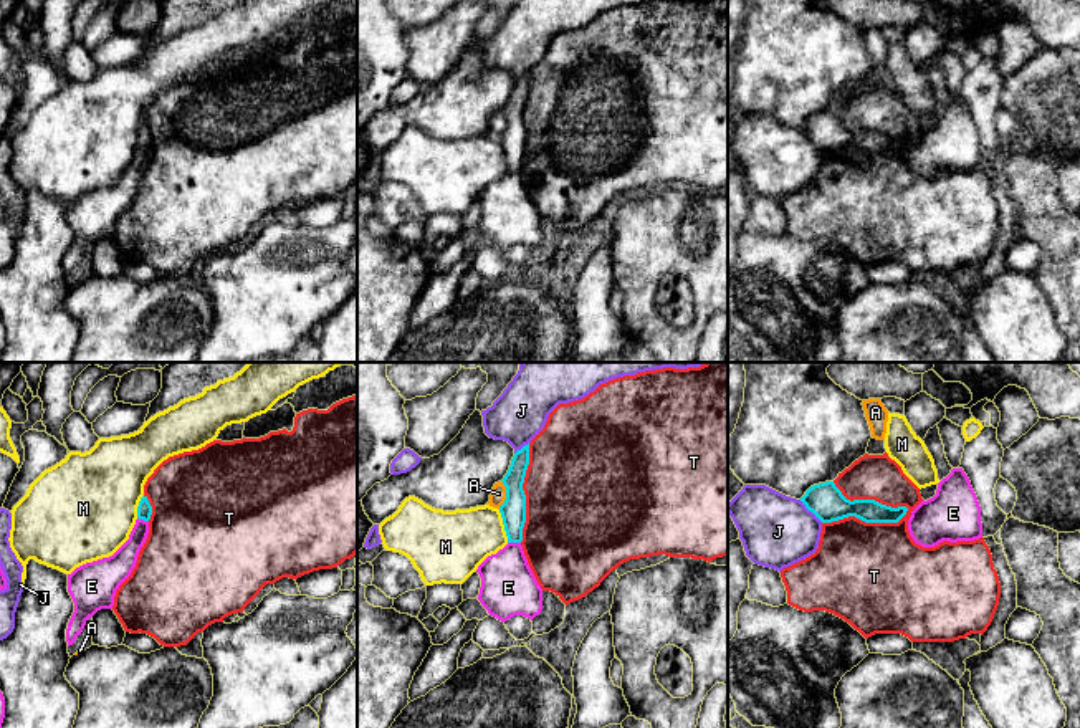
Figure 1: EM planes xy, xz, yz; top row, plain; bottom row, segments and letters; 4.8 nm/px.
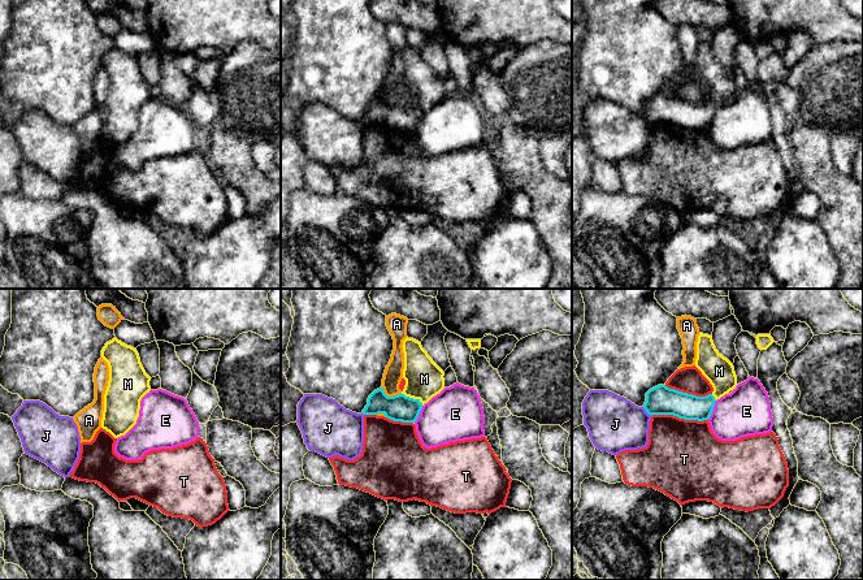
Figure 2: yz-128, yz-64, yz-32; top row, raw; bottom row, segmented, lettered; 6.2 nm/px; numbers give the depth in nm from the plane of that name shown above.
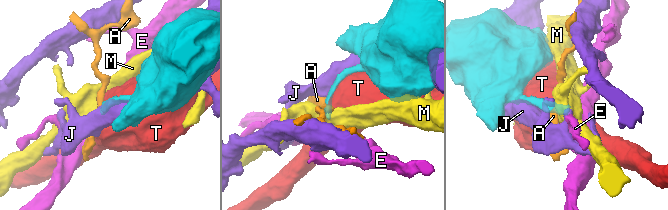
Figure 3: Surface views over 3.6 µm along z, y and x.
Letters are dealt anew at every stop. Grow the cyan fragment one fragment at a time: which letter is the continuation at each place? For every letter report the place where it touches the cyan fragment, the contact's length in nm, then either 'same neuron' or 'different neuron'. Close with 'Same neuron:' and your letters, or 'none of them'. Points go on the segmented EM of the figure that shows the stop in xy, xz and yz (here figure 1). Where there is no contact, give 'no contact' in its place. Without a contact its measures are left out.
A: meets cyan in xz at (506, 495); contact 140 nm long; different neuron
E: meets cyan in xz at (515, 541); contact 60 nm long; different neuron
J: meets cyan in yz at (811, 510); contact 160 nm long; different neuron
M: meets cyan in xz at (505, 526); contact 170 nm long; different neuron
T: meets cyan in yz at (865, 522); contact 440 nm long; different neuron
Same neuron: none of them

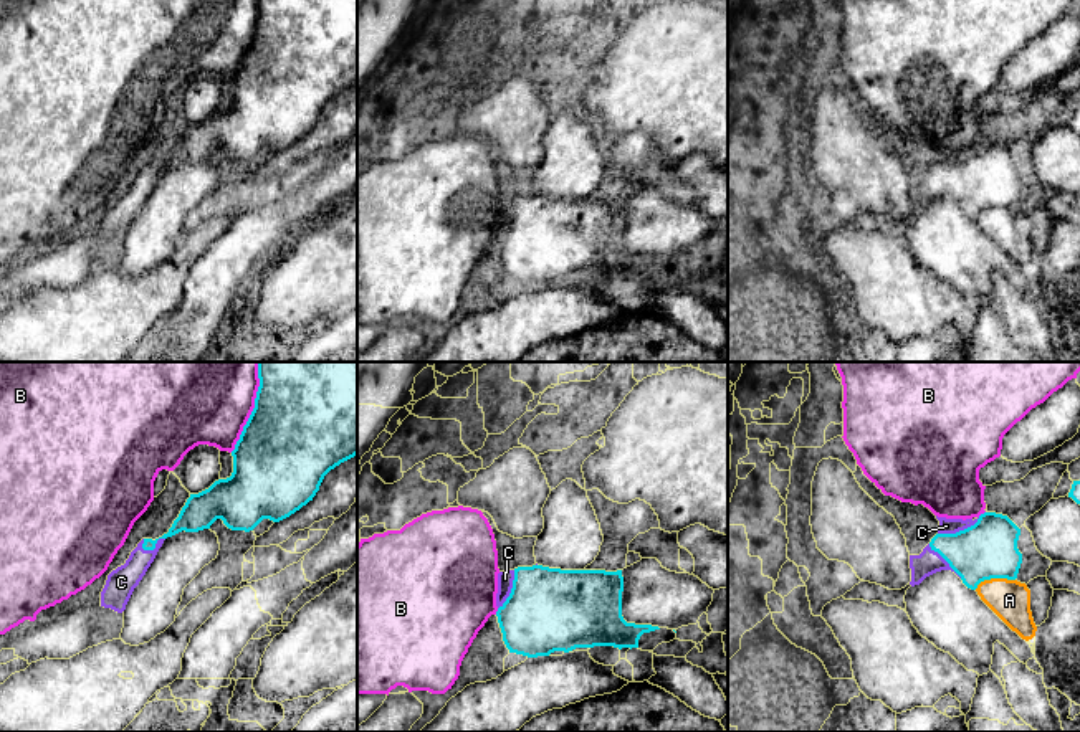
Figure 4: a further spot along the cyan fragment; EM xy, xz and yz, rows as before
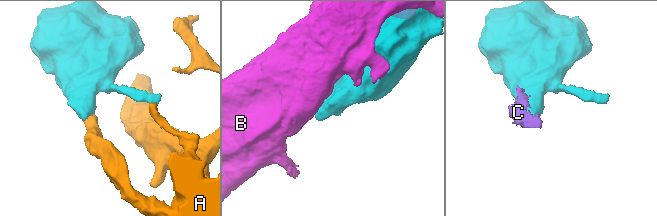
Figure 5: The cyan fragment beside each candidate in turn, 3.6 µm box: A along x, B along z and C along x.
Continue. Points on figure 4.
A: meets cyan in yz at (994, 577); contact 200 nm long; different neuron
B: meets cyan in xy at (255, 407); contact 460 nm long; different neuron
C: meets cyan in yz at (960, 531); contact 220 nm long; same neuron
Same neuron: C

